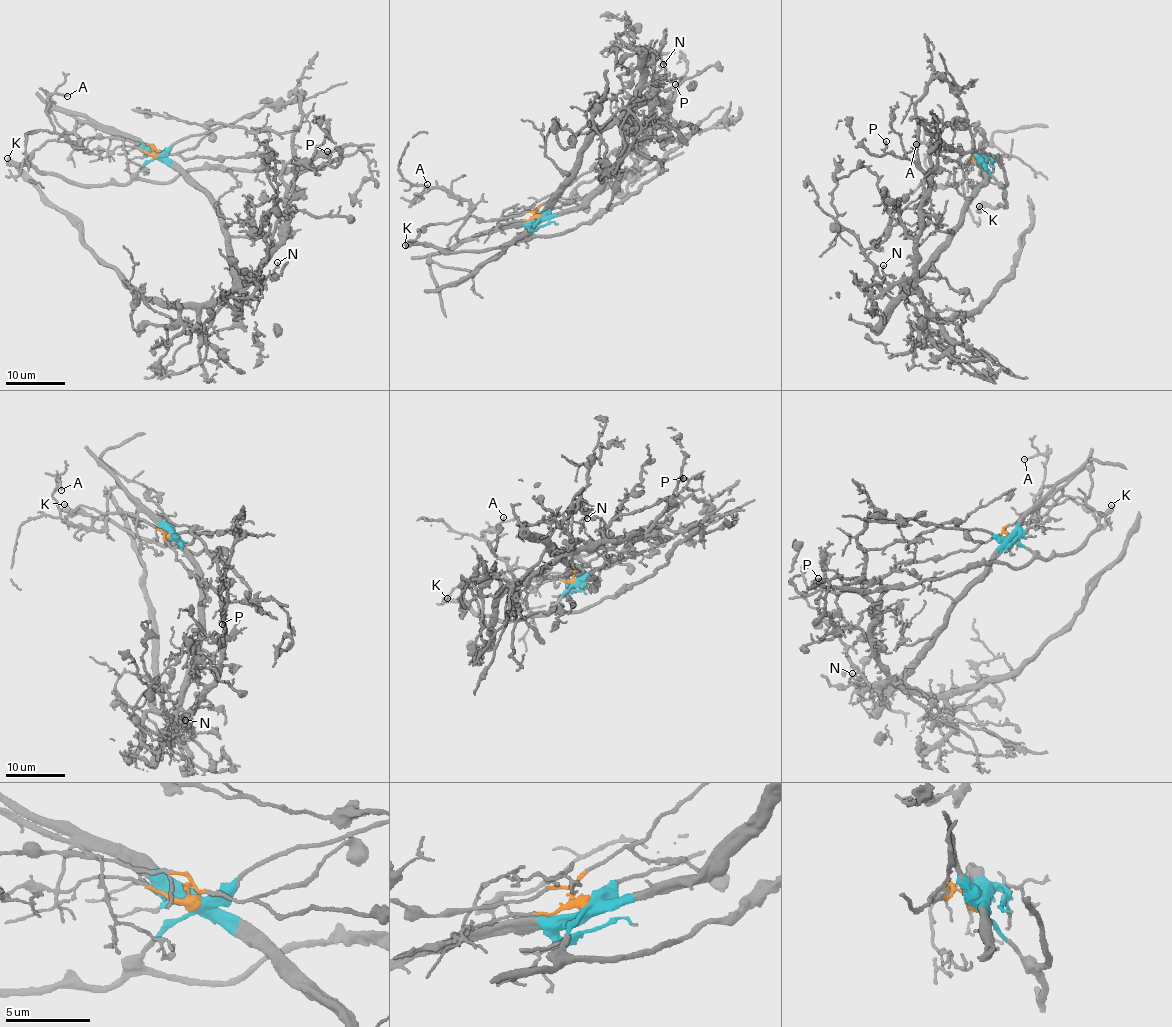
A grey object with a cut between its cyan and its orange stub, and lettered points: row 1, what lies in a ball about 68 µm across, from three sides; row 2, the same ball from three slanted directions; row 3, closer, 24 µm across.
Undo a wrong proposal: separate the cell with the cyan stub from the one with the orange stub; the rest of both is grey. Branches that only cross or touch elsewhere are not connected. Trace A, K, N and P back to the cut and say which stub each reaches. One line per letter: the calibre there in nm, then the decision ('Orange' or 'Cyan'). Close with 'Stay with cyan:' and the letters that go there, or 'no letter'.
A: Thickness 110 nm. Cyan
K: Thickness 550 nm. Cyan
N: Thickness 130 nm. Cyan
P: Thickness 150 nm. Orange
Stay with cyan: A, K, N

